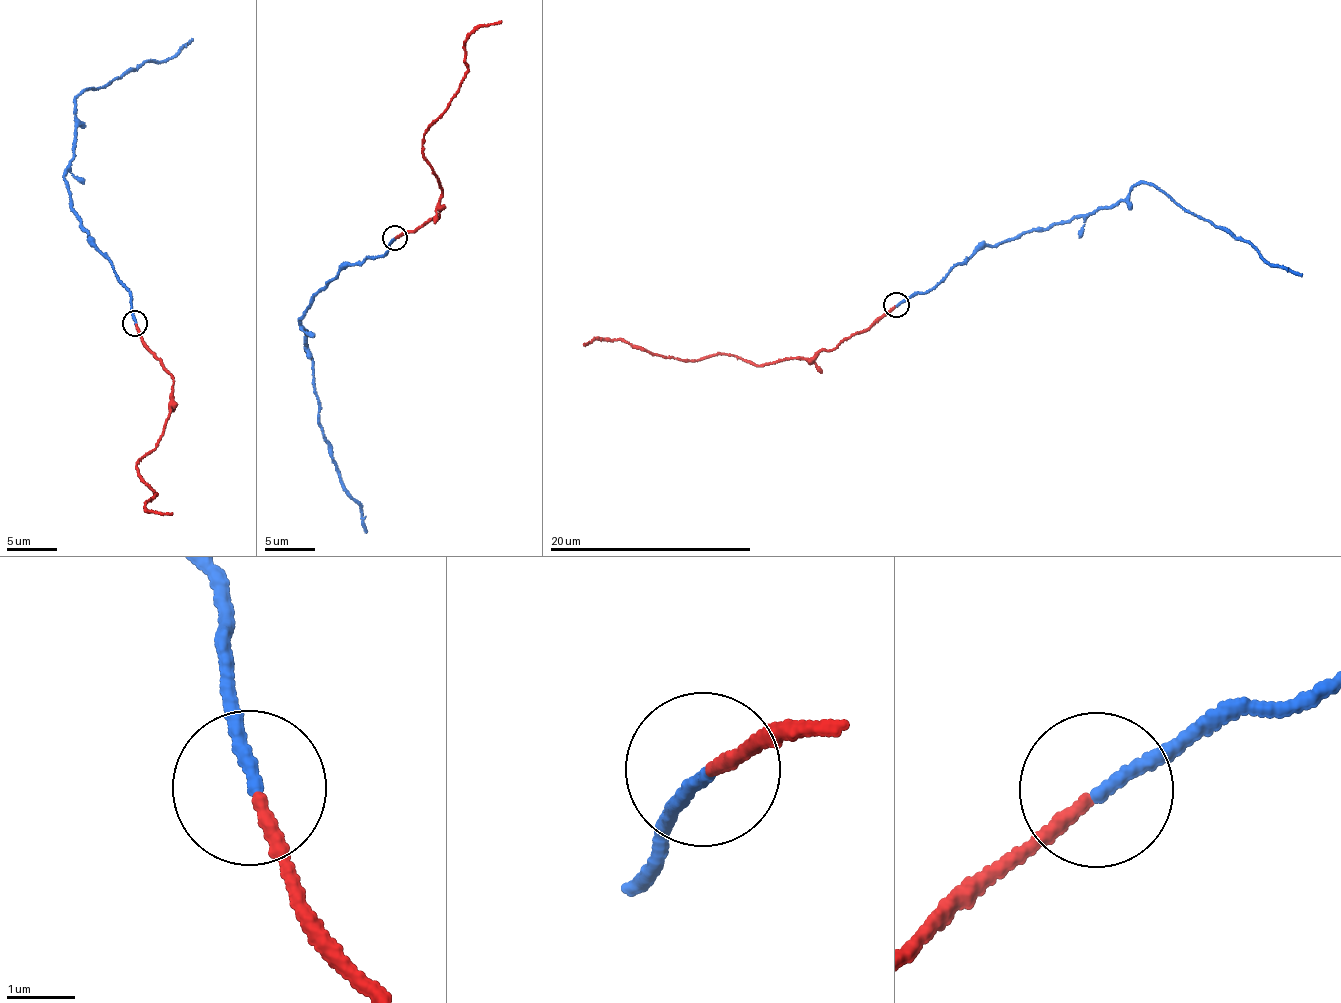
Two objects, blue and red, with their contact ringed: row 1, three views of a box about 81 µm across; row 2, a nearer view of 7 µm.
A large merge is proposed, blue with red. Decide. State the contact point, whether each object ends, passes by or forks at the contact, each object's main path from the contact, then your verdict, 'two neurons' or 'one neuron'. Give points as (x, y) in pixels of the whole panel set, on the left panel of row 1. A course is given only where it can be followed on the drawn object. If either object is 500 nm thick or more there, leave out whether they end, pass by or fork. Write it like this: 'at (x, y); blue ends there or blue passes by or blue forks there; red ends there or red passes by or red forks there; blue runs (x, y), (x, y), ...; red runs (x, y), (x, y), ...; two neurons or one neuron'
at (134, 323); blue ends there; red ends there; blue runs (134, 323), (131, 296), (71, 208), (64, 174), (74, 156), (76, 97), (192, 40); red runs (136, 323), (174, 386), (164, 431), (155, 448), (134, 468), (155, 494), (144, 507), (158, 514), (171, 512); two neurons

